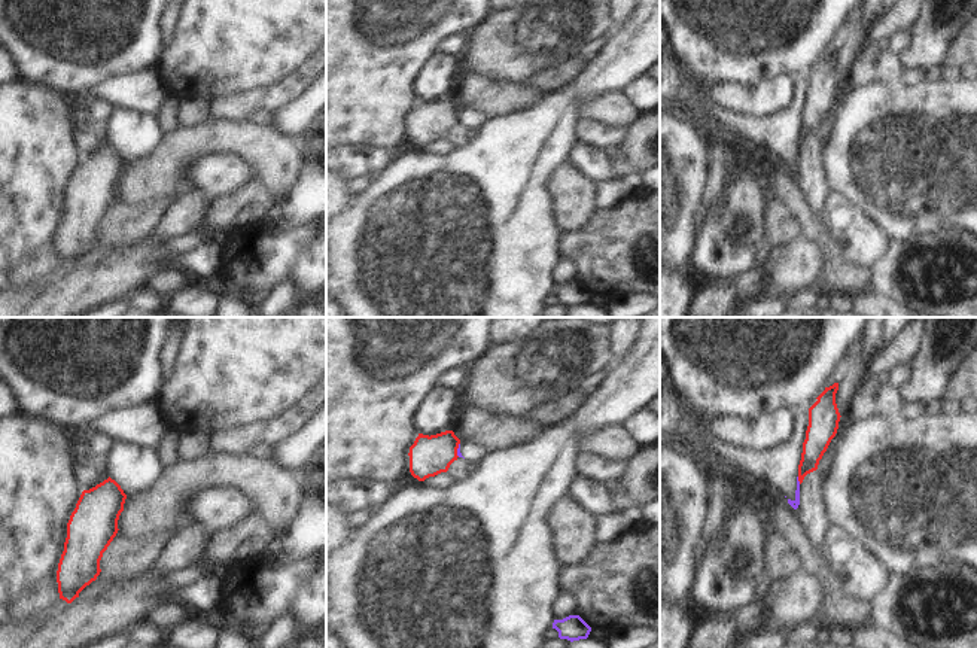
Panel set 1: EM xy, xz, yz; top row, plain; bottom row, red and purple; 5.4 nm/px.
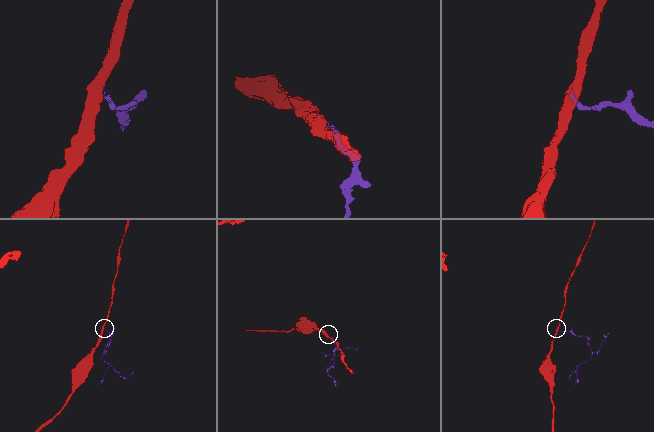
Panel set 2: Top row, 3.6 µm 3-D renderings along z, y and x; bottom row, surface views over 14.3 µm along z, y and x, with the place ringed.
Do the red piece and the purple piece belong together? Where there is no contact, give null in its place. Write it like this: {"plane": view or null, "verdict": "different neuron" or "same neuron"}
{"plane": "yz", "verdict": "different neuron"}

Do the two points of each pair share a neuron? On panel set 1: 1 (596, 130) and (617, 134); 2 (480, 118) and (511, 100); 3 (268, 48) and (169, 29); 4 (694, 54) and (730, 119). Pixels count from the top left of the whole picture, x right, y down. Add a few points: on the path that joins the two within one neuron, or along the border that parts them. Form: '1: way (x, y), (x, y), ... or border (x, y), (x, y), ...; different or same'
1: way (600, 134), (612, 134); same
2: border (460, 106), (478, 108), (490, 118); different
3: border (180, 15), (174, 35), (167, 45); different
4: border (678, 63), (705, 87); different

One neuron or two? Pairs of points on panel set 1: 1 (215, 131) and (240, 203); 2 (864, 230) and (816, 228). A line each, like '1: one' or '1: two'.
1: two
2: two

